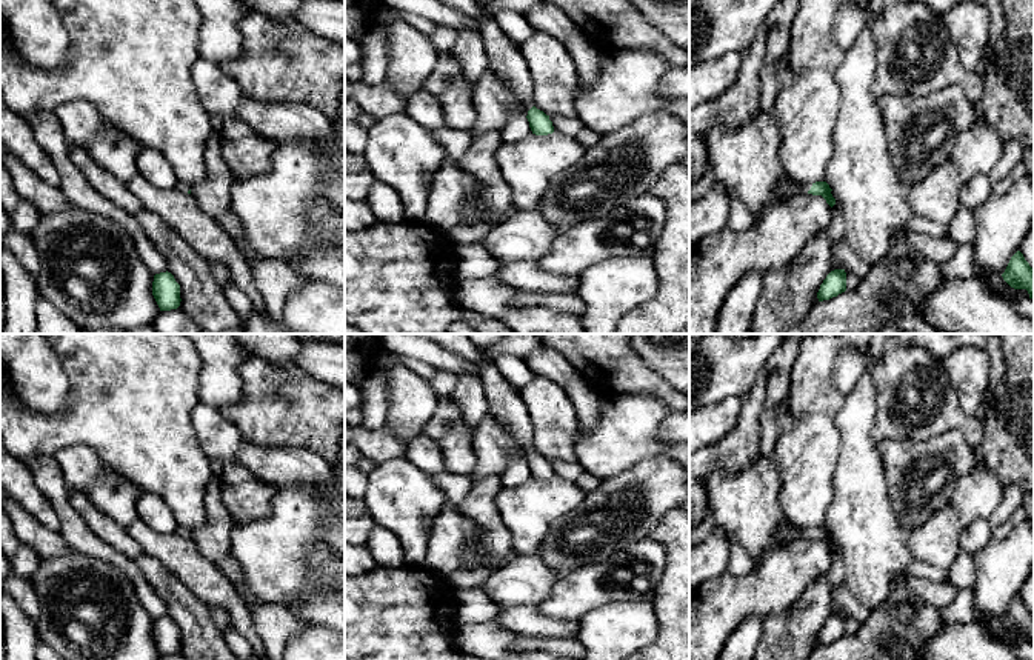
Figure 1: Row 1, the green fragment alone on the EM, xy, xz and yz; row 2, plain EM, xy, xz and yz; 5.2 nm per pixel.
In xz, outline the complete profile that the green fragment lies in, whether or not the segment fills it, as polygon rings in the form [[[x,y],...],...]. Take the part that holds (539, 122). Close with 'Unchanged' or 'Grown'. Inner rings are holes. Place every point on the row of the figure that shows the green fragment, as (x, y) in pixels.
[[[482,8],[482,20],[477,28],[482,34],[489,69],[492,69],[523,100],[529,128],[535,135],[554,132],[549,115],[532,105],[532,78],[519,45],[511,42],[494,18],[494,14]]]. Grown

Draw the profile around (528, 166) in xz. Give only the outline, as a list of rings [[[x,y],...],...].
[[[555,131],[503,142],[495,151],[495,162],[511,188],[515,211],[537,208],[552,178],[580,162],[585,152],[575,137]]]

